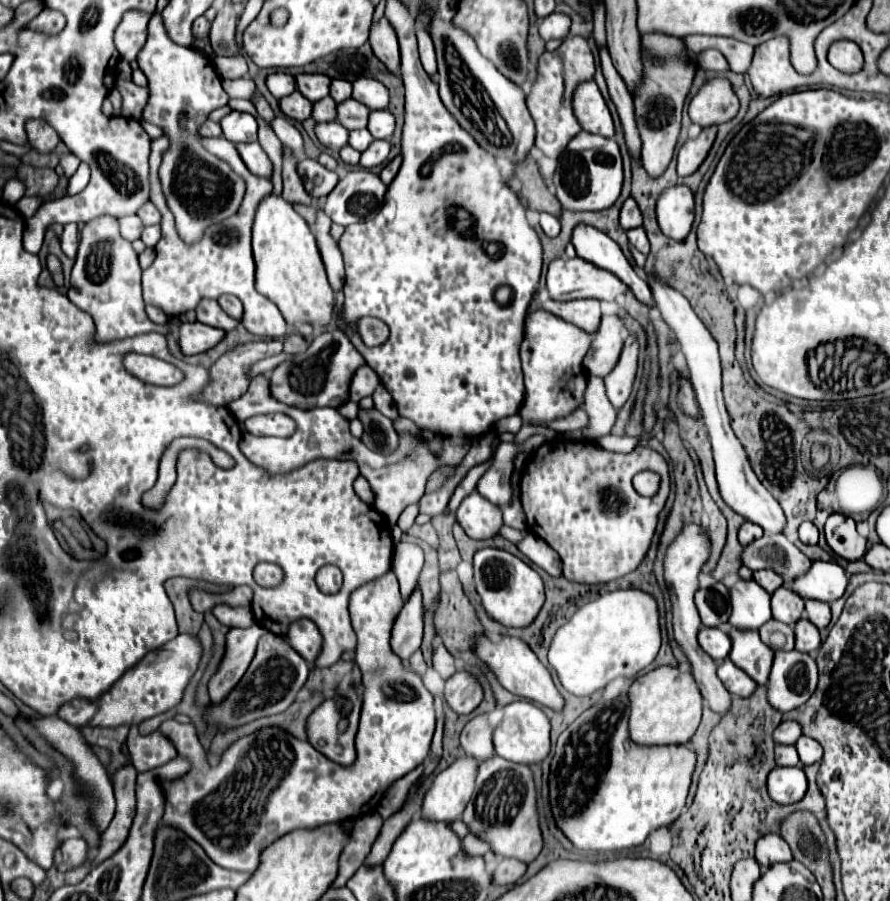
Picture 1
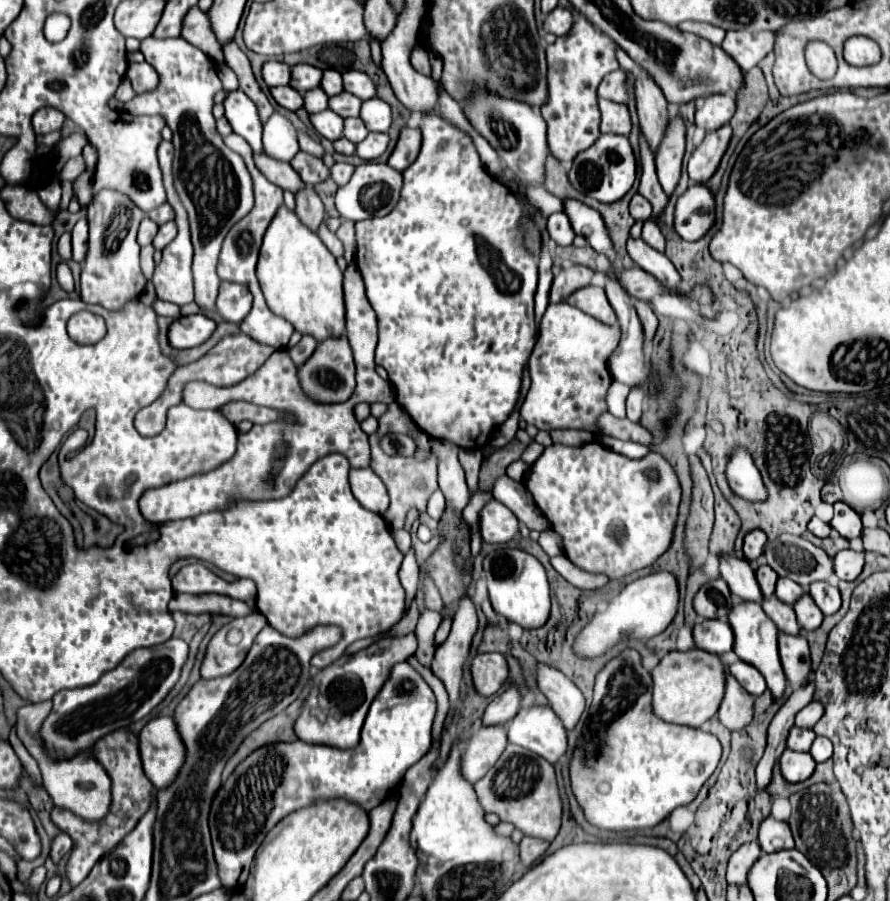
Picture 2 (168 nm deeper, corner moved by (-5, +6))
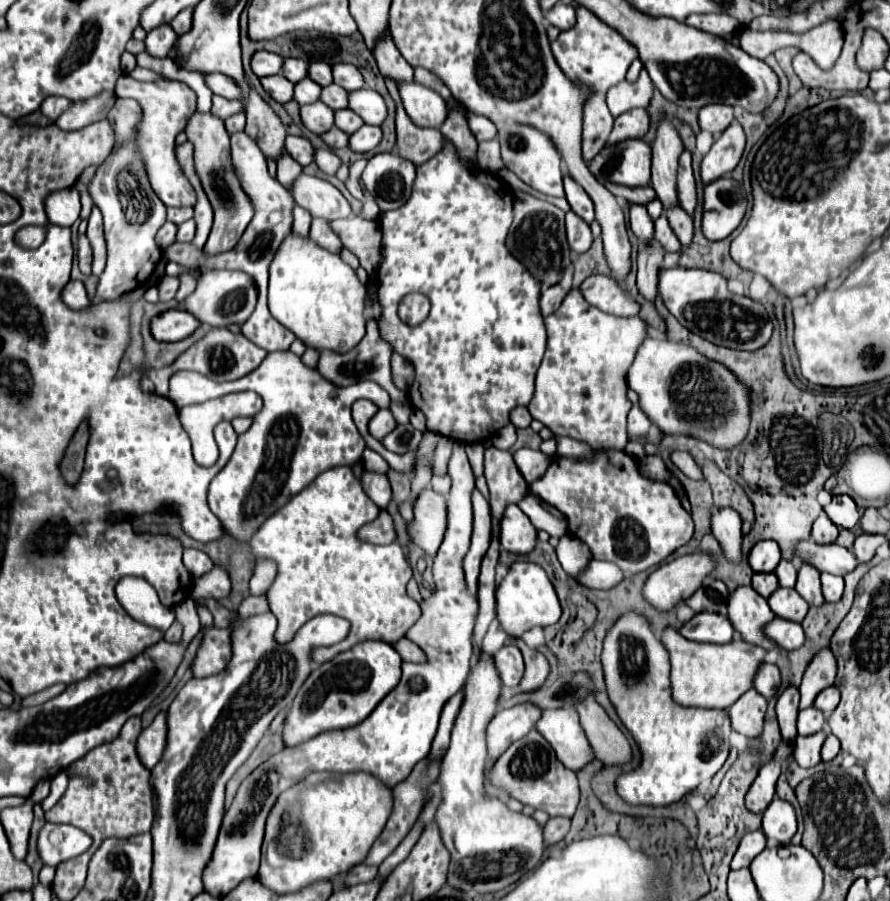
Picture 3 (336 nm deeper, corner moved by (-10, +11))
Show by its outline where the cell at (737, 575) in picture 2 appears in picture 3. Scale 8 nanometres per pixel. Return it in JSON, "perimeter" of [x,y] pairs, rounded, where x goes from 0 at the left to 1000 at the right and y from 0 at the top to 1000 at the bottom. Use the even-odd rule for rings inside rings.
{"perimeter":[[[801,564],[799,566],[799,590],[810,602],[815,617],[821,624],[833,622],[833,573],[824,564]]]}

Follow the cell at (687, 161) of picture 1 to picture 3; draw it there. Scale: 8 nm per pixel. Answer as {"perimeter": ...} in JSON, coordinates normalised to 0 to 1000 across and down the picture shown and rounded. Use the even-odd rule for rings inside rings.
{"perimeter":[[[828,133],[806,151],[803,160],[799,162],[797,171],[788,180],[788,198],[792,204],[819,195],[824,186],[830,182],[837,166],[837,147]]]}

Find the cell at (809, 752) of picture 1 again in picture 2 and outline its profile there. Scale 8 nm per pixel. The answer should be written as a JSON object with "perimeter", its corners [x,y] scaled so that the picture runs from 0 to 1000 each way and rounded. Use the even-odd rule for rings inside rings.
{"perimeter":[[[917,818],[908,836],[915,840],[917,847],[924,847],[924,845],[933,842],[933,840],[935,840],[935,825],[933,825],[933,820],[928,820],[928,818]]]}

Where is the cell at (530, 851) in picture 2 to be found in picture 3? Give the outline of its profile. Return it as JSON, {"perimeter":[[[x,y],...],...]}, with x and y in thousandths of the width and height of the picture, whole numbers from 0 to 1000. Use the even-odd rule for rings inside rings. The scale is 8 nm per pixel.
{"perimeter":[[[617,908],[612,915],[612,937],[624,937],[635,930],[642,919],[642,908]]]}

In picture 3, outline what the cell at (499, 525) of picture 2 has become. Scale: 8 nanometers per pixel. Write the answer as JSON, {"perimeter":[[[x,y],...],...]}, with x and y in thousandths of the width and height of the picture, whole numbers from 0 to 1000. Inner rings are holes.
{"perimeter":[[[581,559],[570,562],[563,577],[563,606],[576,615],[594,615],[601,608],[603,588]]]}

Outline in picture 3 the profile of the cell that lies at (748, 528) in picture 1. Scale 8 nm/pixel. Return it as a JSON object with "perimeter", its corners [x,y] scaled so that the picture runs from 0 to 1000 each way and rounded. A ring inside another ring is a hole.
{"perimeter":[[[869,599],[851,602],[842,615],[842,626],[846,635],[869,635],[875,622],[878,622],[878,610]]]}

